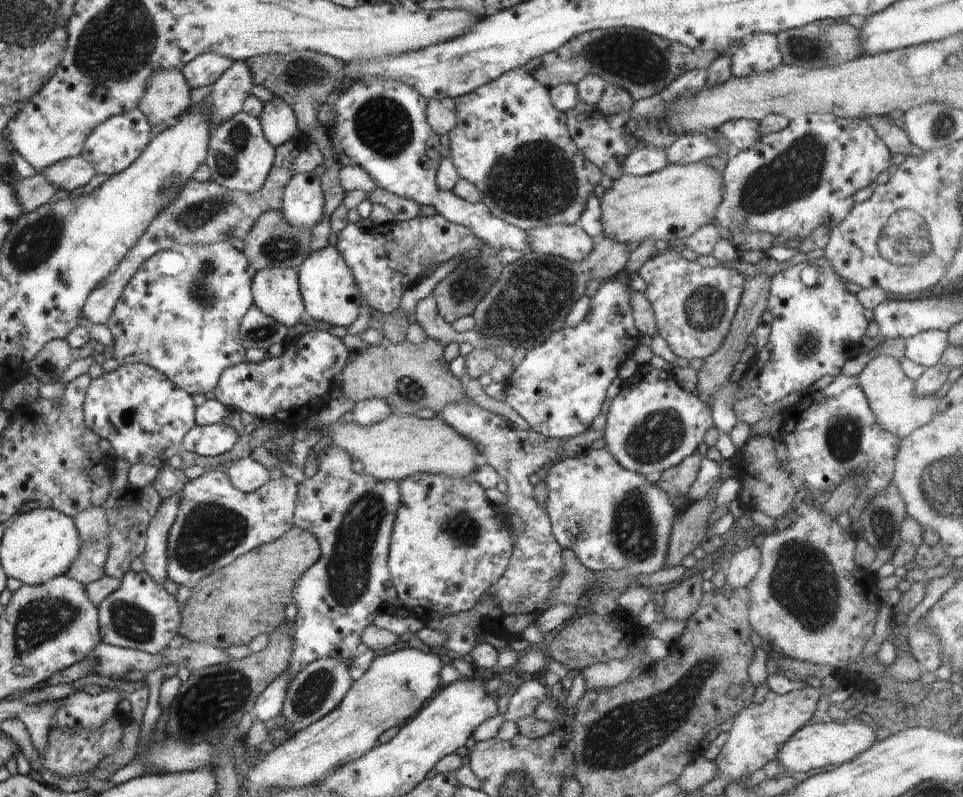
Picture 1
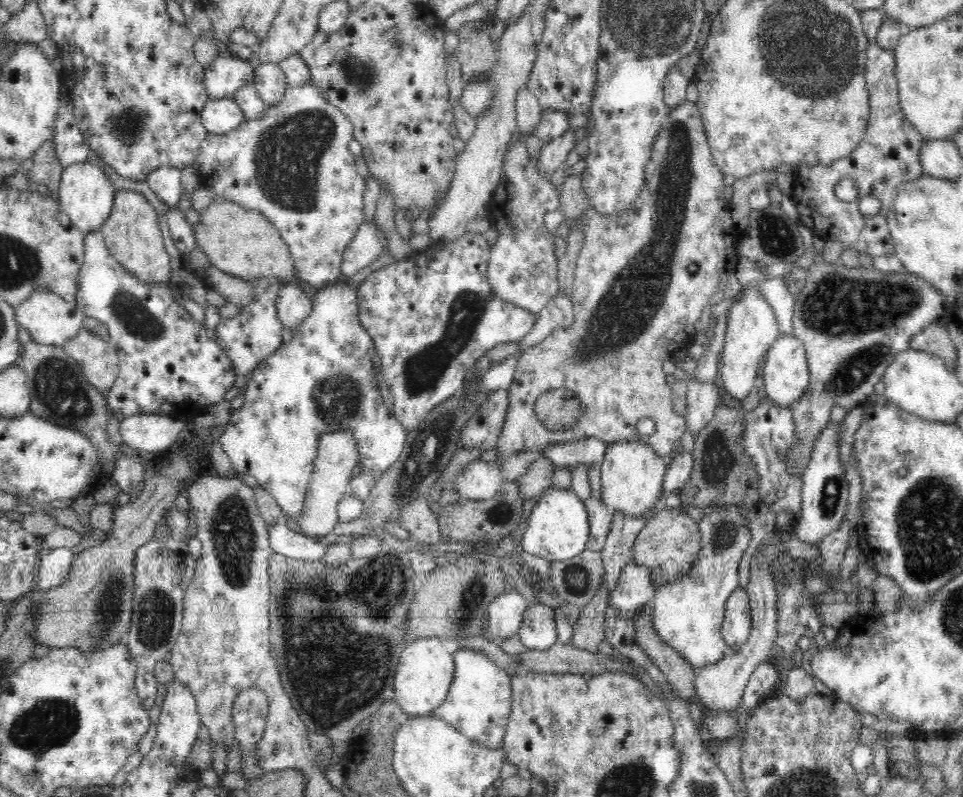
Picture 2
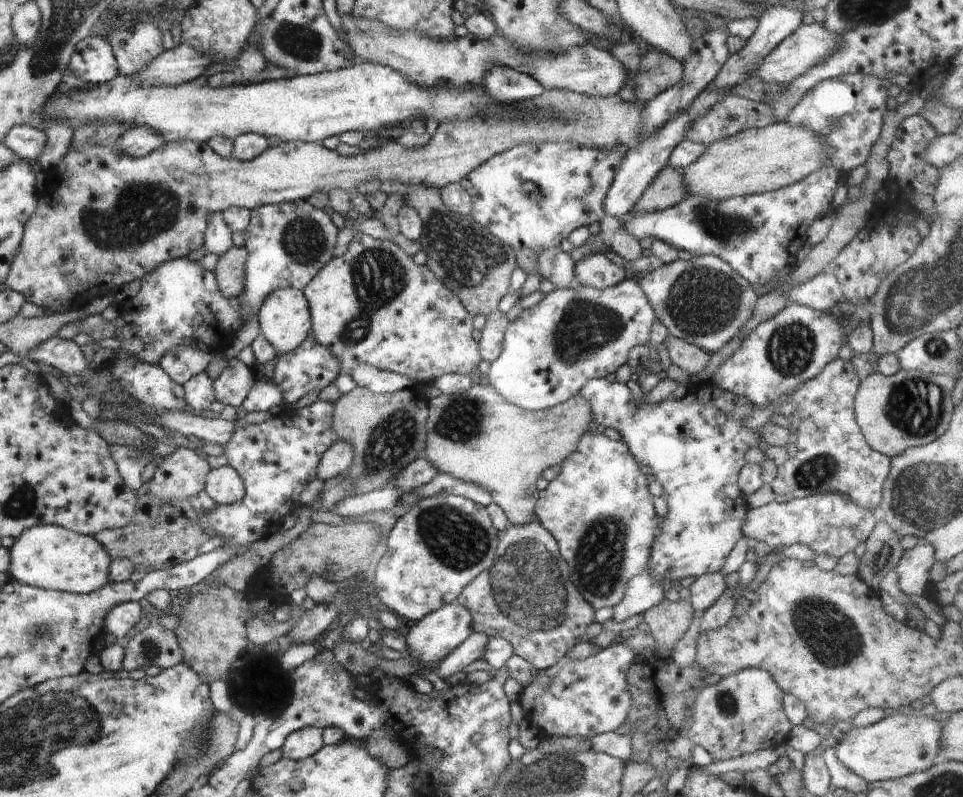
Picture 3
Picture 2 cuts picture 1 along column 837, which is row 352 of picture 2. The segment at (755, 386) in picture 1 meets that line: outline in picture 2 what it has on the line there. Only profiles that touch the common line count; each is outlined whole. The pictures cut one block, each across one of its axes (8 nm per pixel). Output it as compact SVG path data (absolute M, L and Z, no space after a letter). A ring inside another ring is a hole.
M341 279L328 283L320 288L320 292L314 296L310 315L304 320L302 326L296 328L296 332L293 333L294 338L292 338L288 344L282 344L282 346L278 347L278 350L274 352L272 356L268 356L264 362L260 362L260 366L252 372L252 378L247 382L245 388L245 402L240 408L232 410L228 424L223 428L224 432L222 432L219 439L222 449L229 456L233 464L233 472L238 473L240 476L244 474L254 476L260 488L266 489L274 497L274 500L280 505L284 516L288 516L292 518L292 520L296 520L296 522L303 511L306 489L313 470L313 462L316 460L316 456L318 456L317 445L319 439L324 434L348 431L354 435L356 445L358 445L359 466L362 466L363 473L359 473L351 480L350 487L352 493L350 495L358 497L362 502L368 498L371 488L376 484L376 481L382 474L384 474L384 471L388 470L388 468L400 458L401 452L406 444L407 435L409 434L409 432L403 428L403 424L398 421L394 414L388 411L388 408L383 403L379 388L379 384L381 384L379 372L371 362L372 358L377 355L376 347L372 338L360 323L357 292L357 289L354 289L352 285Z

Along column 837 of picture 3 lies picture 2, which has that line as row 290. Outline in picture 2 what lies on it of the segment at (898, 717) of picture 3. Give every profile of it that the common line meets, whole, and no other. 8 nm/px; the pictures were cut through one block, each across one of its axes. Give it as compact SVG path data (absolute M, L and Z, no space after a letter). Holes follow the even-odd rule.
M759 285L748 286L733 306L728 310L728 325L726 337L721 352L719 376L728 394L736 400L743 400L754 388L758 378L758 365L767 354L767 349L776 343L780 333L775 313L760 293Z

